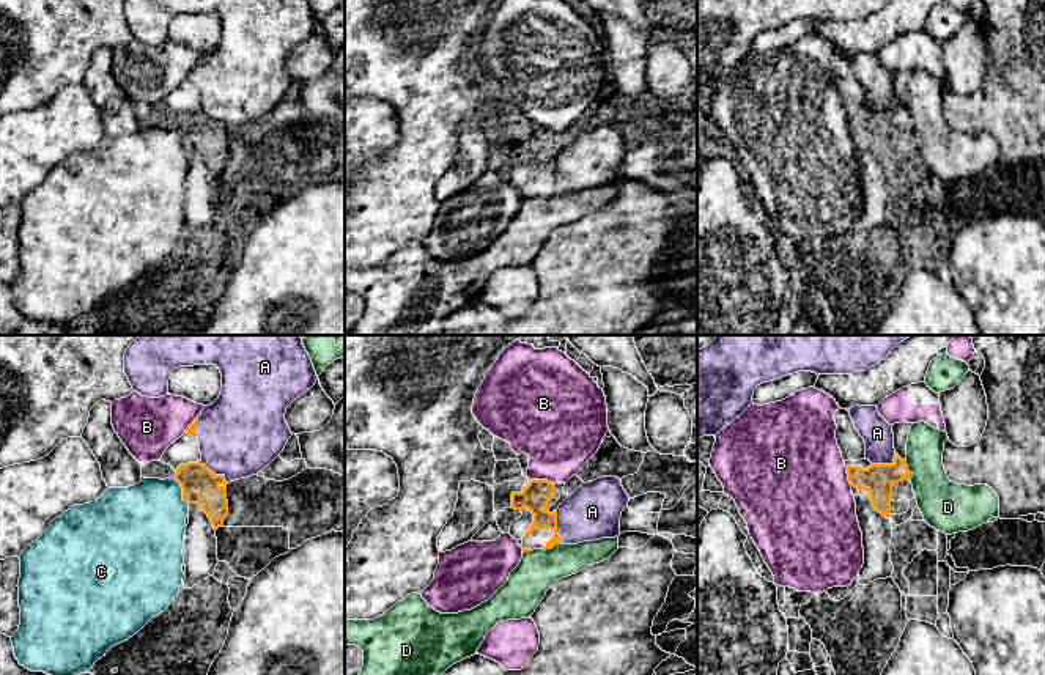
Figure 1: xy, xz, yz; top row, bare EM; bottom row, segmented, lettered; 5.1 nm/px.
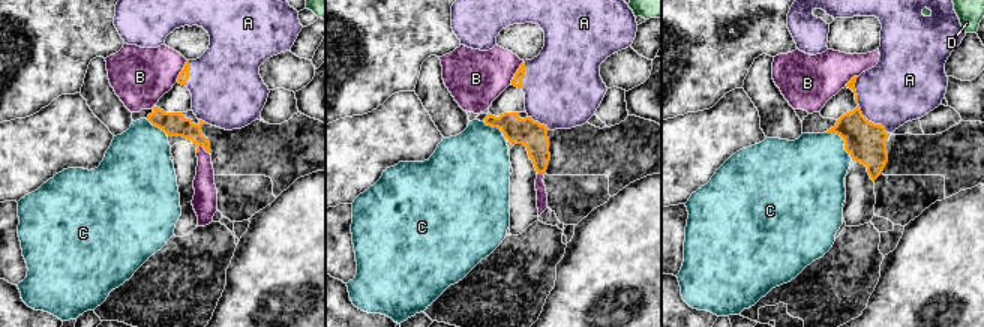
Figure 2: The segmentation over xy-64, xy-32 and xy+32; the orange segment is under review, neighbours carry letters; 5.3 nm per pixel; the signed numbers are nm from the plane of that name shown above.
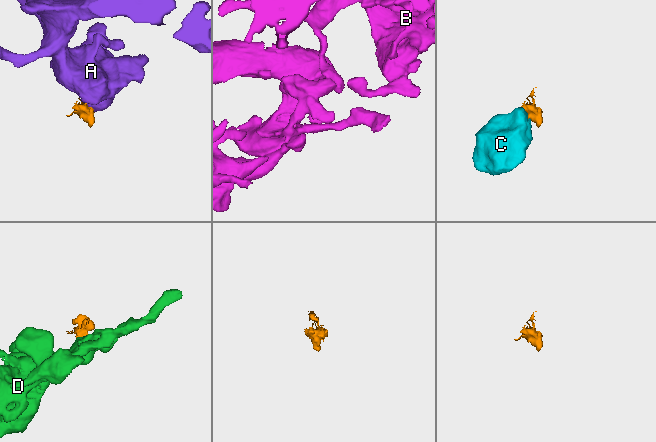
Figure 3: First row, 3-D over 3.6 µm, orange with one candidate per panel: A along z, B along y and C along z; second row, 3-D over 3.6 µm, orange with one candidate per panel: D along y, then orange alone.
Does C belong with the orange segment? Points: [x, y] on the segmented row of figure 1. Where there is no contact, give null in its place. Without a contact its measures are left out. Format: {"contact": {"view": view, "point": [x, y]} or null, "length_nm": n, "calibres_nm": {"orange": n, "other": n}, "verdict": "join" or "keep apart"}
{"contact": {"view": "xy", "point": [183, 491]}, "length_nm": 160, "calibres_nm": {"orange": 190, "other": 400}, "verdict": "join"}

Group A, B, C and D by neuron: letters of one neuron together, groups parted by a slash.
A D / B / C

